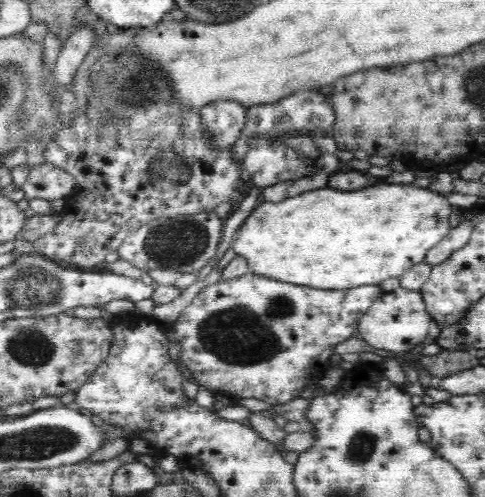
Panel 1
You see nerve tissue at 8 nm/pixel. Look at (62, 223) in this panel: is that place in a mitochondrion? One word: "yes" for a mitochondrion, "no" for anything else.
no

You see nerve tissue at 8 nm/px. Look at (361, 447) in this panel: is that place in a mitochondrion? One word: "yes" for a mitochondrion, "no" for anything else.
yes

